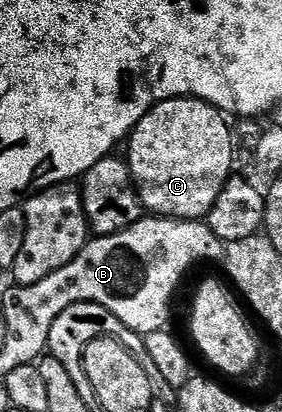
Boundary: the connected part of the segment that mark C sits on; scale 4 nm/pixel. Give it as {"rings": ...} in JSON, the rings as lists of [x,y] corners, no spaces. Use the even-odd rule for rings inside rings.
{"rings":[[[178,97],[163,99],[147,112],[127,136],[127,162],[133,182],[146,212],[157,217],[201,221],[215,205],[216,198],[228,182],[233,167],[234,132],[225,124],[226,116],[203,99]]]}

